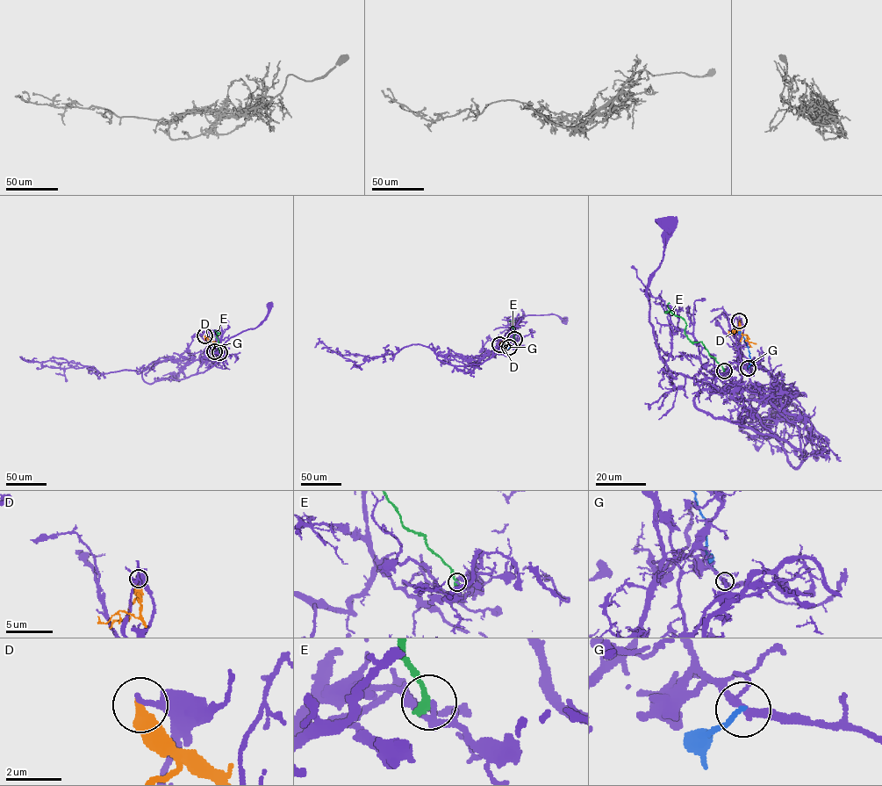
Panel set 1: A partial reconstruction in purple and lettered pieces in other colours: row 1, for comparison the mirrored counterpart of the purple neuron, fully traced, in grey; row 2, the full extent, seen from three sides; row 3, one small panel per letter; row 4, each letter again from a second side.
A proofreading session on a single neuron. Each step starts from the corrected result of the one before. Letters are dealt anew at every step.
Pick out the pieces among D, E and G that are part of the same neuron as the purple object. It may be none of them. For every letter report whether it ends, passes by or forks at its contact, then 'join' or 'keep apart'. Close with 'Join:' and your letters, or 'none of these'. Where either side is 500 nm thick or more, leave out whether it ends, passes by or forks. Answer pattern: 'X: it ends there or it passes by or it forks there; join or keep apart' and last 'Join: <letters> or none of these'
D: it ends there; keep apart
E: it ends there; keep apart
G: it ends there; keep apart
Join: none of these

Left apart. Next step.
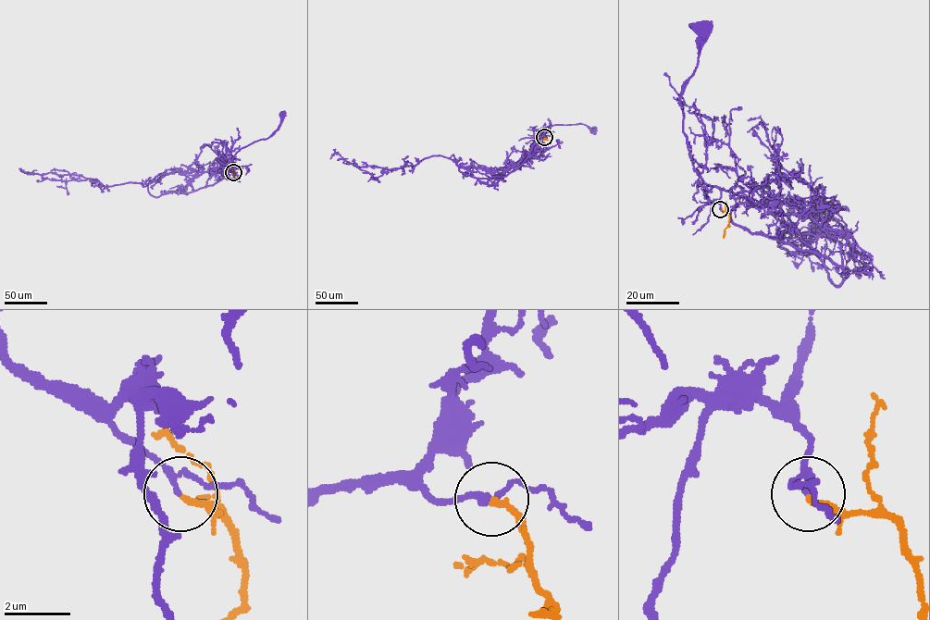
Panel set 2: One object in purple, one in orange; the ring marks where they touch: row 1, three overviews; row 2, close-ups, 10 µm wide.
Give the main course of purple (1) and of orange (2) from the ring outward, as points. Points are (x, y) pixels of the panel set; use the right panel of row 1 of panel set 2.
1: (720, 209), (720, 190), (709, 186), (695, 170), (683, 134), (680, 93), (694, 72), (703, 31)
2: (720, 210), (727, 213), (729, 218), (723, 238)

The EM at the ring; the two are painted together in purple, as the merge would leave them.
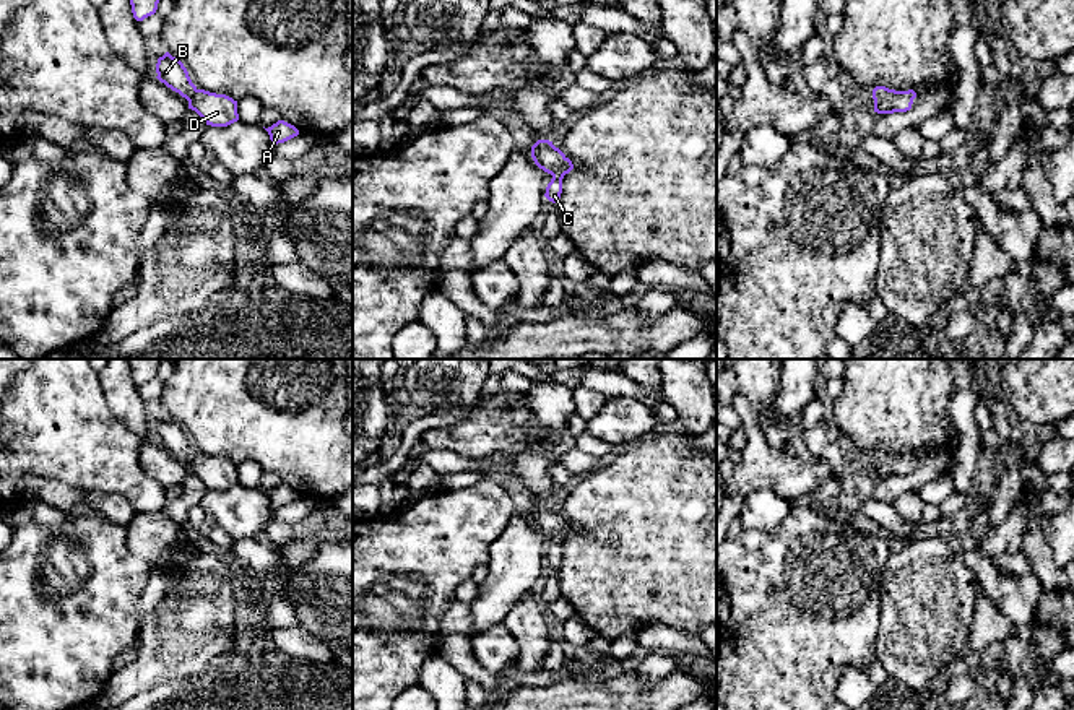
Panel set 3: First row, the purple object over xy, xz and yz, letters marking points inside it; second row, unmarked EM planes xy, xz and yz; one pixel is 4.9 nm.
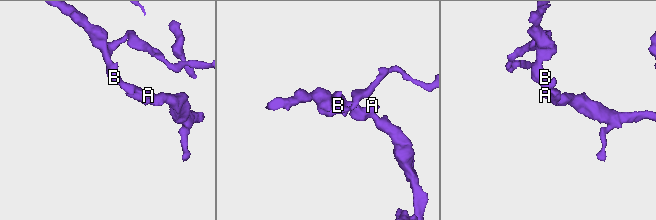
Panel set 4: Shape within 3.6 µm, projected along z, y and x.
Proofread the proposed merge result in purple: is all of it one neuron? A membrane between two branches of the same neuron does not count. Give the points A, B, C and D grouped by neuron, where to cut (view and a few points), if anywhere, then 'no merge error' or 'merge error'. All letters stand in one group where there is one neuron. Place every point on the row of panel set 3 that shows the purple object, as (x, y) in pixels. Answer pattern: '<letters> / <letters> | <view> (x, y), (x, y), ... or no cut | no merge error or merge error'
A B C D | no cut | no merge error

